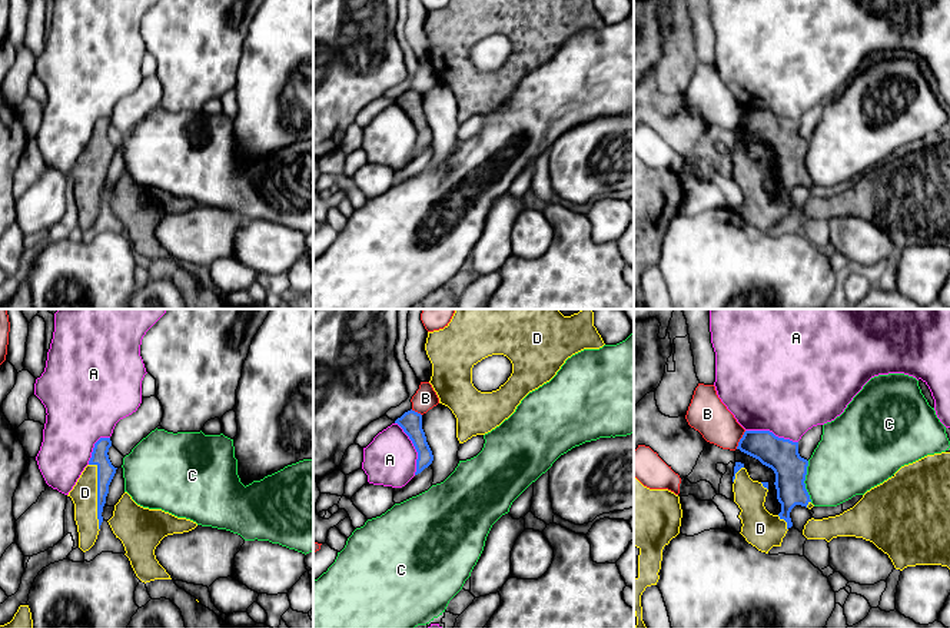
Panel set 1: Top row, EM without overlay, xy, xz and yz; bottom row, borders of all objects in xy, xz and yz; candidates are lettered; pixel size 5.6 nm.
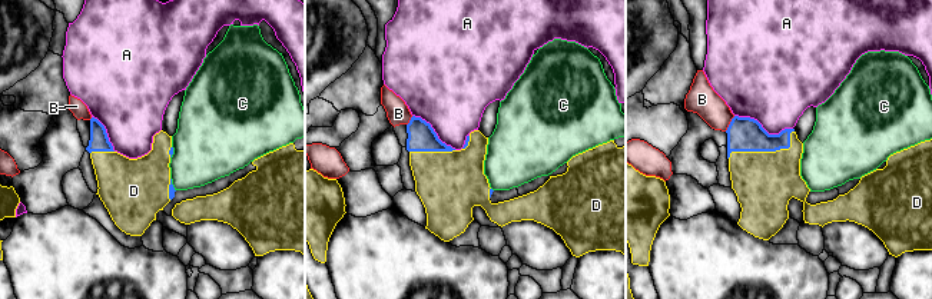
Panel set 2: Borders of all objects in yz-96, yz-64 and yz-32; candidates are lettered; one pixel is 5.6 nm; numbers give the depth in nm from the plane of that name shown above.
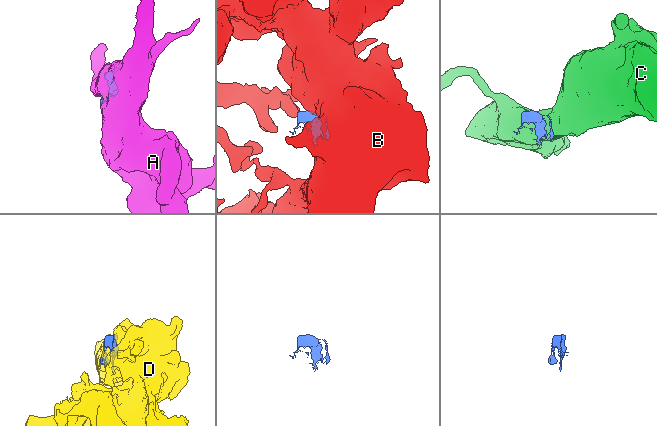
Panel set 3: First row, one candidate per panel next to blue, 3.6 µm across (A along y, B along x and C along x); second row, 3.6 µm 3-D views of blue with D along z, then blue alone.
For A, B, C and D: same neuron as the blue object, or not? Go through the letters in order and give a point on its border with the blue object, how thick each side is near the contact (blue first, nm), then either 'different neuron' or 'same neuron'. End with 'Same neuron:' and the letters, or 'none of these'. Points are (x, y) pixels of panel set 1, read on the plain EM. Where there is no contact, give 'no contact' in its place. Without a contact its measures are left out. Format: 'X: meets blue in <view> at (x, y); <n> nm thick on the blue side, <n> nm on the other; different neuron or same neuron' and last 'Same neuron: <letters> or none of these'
A: meets blue in xz at (415, 128); 120 nm thick on the blue side, 300 nm on the other; different neuron
B: meets blue in yz at (740, 119); 190 nm thick on the blue side, 220 nm on the other; different neuron
C: meets blue in yz at (804, 159); 190 nm thick on the blue side, 380 nm on the other; different neuron
D: meets blue in xy at (98, 175); 100 nm thick on the blue side, 140 nm on the other; same neuron
Same neuron: D

